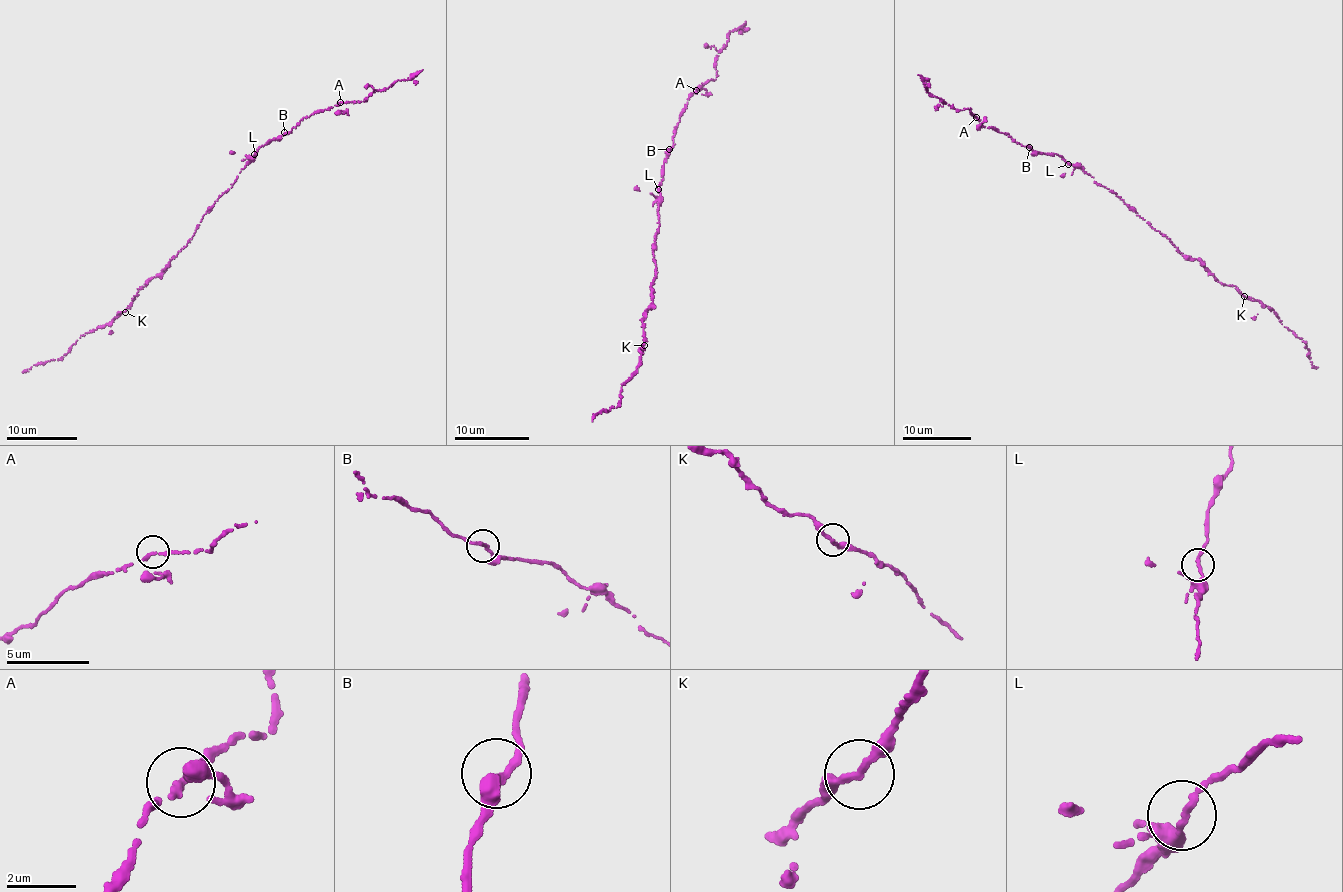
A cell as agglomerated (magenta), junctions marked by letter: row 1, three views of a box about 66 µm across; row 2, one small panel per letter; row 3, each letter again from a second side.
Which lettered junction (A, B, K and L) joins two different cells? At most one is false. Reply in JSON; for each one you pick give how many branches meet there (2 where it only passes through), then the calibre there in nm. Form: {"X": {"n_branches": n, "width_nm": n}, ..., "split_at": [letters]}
{"split_at": []}

